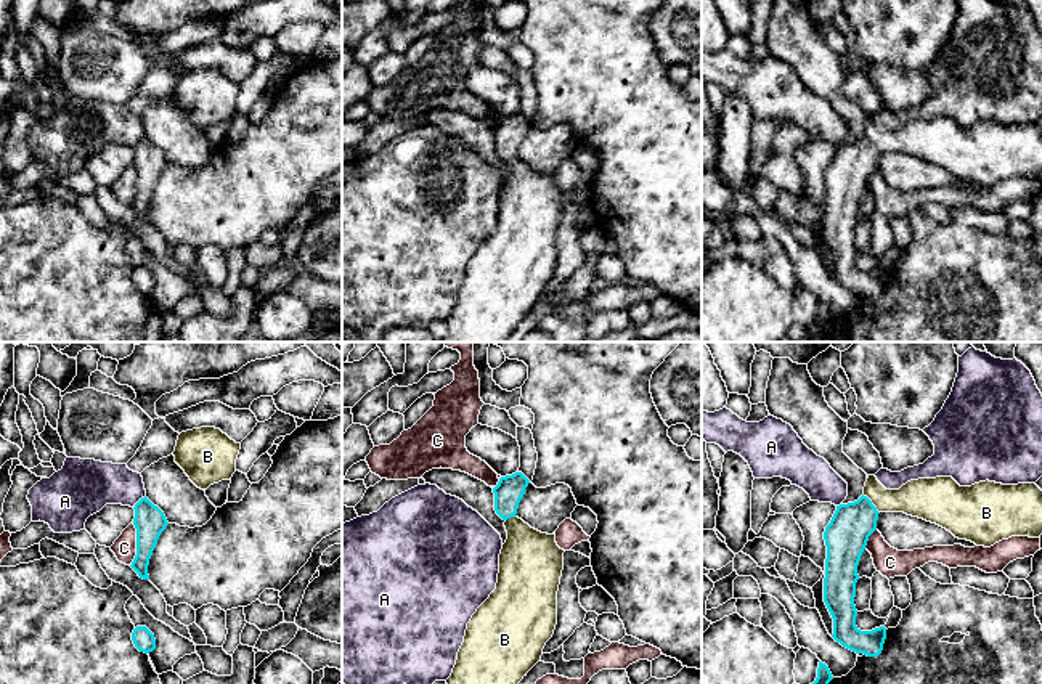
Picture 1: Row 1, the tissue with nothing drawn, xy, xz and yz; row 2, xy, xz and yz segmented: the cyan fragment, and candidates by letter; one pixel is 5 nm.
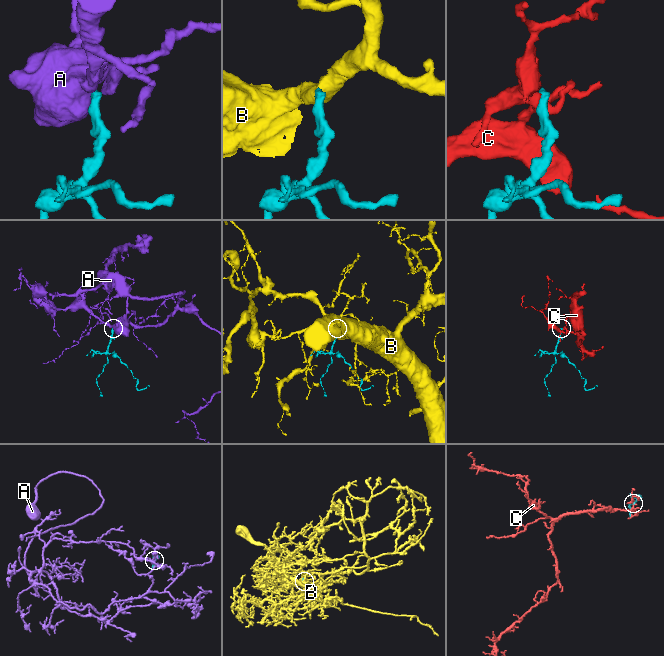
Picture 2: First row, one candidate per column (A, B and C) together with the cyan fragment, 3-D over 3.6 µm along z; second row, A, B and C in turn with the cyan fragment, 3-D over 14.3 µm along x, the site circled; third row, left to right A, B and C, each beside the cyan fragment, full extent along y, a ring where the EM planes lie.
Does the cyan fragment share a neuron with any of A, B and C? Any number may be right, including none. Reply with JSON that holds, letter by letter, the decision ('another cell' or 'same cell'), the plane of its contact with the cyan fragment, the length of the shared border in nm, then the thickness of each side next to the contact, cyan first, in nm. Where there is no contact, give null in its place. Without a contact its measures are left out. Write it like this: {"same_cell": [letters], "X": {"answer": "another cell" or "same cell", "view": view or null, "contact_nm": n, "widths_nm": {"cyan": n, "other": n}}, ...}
{"same_cell": ["B"], "A": {"answer": "another cell", "view": "xy", "contact_nm": 90, "widths_nm": {"cyan": 160, "other": 240}}, "B": {"answer": "same cell", "view": "yz", "contact_nm": 130, "widths_nm": {"cyan": 220, "other": 190}}, "C": {"answer": "another cell", "view": "xy", "contact_nm": 220, "widths_nm": {"cyan": 160, "other": 120}}}

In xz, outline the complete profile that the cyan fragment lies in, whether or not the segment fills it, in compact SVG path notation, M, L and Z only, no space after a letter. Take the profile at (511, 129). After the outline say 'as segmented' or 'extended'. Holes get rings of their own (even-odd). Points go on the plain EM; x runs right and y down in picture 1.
M515 112L501 117L493 128L495 151L507 172L499 194L498 223L467 263L456 305L446 320L448 332L440 342L506 342L527 313L541 302L543 289L554 275L565 191L557 186L554 173L541 173L515 156L528 124L522 112Z; extended

